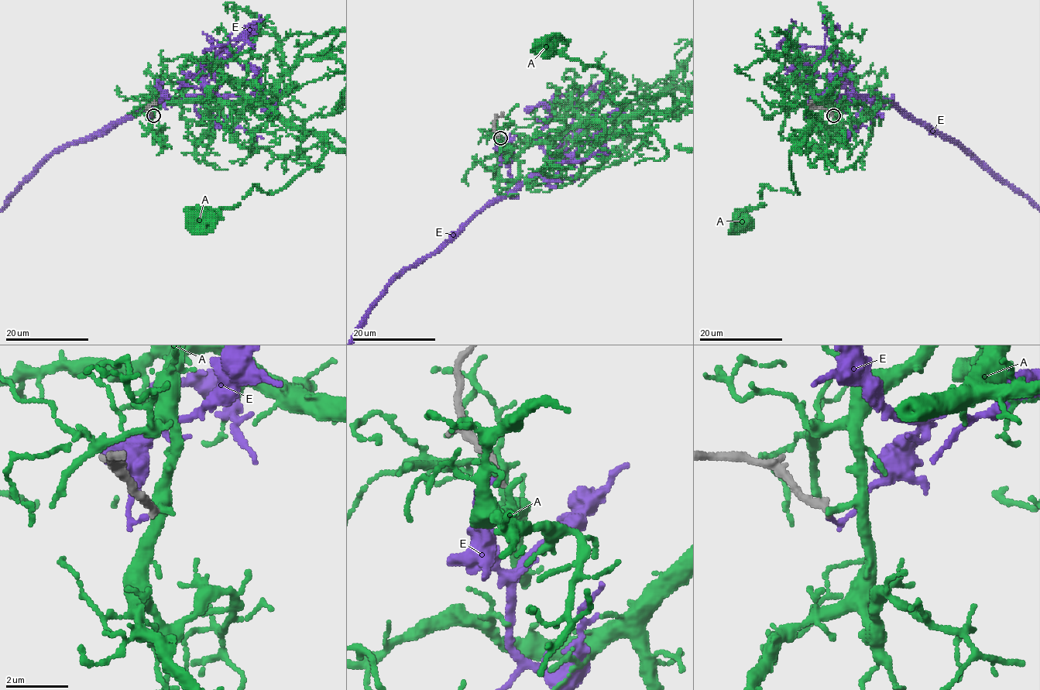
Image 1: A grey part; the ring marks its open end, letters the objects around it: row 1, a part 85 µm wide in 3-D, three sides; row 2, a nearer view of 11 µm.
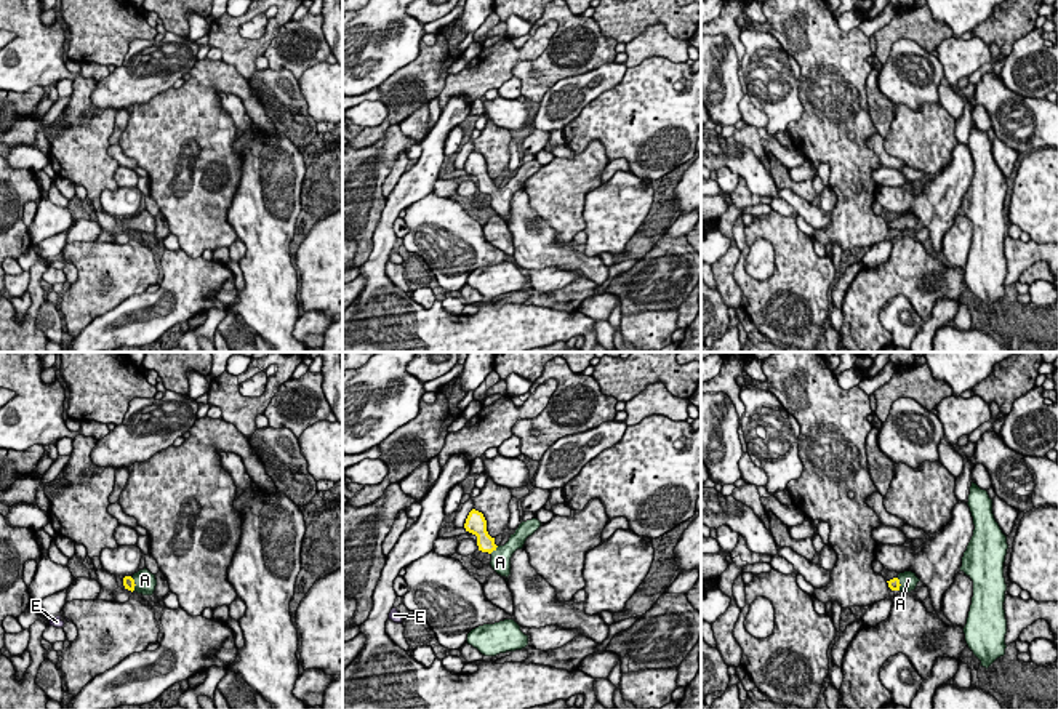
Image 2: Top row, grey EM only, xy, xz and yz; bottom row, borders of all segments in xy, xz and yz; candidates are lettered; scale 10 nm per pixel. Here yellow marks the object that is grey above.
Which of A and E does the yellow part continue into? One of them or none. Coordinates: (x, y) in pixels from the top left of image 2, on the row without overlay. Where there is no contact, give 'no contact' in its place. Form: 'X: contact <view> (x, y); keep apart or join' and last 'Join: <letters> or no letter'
A: contact xz (493, 191); join
E: no contact; keep apart
Join: A

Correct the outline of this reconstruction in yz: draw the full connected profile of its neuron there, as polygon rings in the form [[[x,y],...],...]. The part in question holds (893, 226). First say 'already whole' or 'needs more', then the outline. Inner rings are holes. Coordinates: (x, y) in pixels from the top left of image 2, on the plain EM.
needs more; [[[912,213],[900,214],[896,219],[887,222],[892,232],[911,234],[920,221]]]

